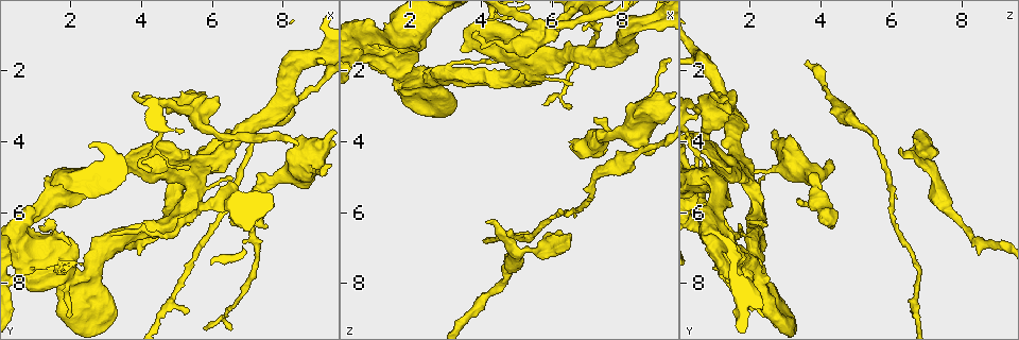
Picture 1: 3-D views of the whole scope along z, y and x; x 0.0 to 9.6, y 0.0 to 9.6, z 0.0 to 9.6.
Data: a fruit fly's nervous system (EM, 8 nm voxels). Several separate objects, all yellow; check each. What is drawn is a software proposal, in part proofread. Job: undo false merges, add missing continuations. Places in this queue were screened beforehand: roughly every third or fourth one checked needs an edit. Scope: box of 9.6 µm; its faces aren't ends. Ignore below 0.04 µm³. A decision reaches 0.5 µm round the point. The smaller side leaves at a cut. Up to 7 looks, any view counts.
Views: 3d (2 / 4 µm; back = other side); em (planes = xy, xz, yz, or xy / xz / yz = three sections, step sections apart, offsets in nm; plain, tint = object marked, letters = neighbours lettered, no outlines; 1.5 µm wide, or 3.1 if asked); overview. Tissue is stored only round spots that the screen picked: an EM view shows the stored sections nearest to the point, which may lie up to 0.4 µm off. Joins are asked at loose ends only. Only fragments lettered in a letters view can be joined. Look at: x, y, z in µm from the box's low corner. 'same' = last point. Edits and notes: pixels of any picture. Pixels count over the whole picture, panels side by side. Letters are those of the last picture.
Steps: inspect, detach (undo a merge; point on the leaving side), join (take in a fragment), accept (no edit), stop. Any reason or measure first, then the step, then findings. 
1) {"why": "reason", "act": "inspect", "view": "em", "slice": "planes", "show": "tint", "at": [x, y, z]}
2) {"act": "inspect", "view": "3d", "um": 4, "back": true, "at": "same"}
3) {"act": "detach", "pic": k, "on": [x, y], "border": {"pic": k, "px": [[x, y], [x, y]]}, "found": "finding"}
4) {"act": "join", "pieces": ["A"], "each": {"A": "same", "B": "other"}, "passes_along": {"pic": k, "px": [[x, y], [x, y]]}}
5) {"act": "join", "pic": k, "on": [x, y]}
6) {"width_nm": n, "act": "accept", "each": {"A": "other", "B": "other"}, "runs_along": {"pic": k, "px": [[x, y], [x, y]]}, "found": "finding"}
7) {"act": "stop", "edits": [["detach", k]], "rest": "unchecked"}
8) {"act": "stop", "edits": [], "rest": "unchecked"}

{"why": "free end", "act": "inspect", "view": "3d", "um": 2, "at": [7.50, 6.40, 4.25]}

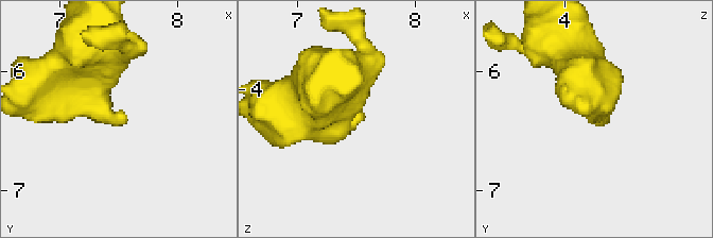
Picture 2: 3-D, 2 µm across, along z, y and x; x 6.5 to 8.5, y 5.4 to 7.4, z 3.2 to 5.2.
{"act": "inspect", "view": "em", "slice": "yz", "step": 8, "show": "tint", "at": [7.58, 6.40, 4.18]}

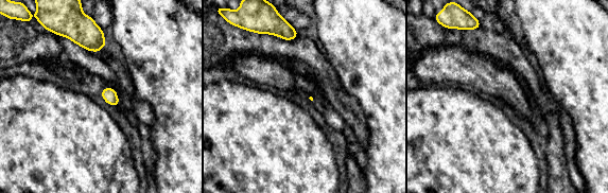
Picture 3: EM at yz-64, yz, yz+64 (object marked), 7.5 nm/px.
{"why": "another direction", "act": "inspect", "view": "em", "slice": "planes", "show": "letters", "at": "same"}

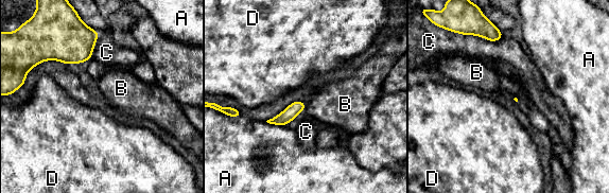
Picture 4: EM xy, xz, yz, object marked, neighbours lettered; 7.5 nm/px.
{"act": "accept", "each": {"A": "other", "B": "other", "C": "other", "D": "other"}, "border": {"pic": 4, "px": [[306, 104], [303, 109]]}, "found": "no lettered fragment goes on from it"}

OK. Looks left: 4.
{"why": "an open end", "act": "inspect", "view": "3d", "um": 4, "back": true, "at": [8.85, 4.55, 4.25]}

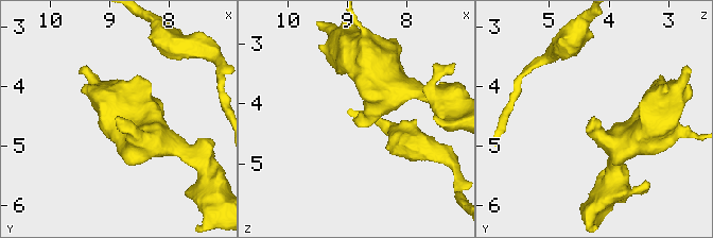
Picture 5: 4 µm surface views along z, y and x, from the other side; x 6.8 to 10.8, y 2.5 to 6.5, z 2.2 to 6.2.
{"act": "inspect", "view": "em", "slice": "xz", "step": 8, "show": "tint", "at": [8.90, 4.50, 4.30]}

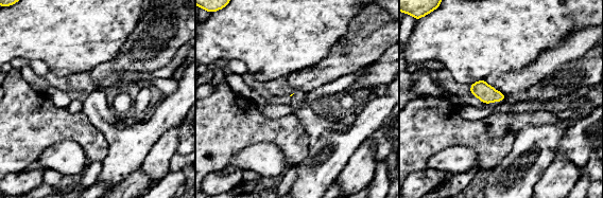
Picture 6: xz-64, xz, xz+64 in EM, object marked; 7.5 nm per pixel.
{"act": "inspect", "view": "em", "slice": "planes", "show": "letters", "at": "same"}

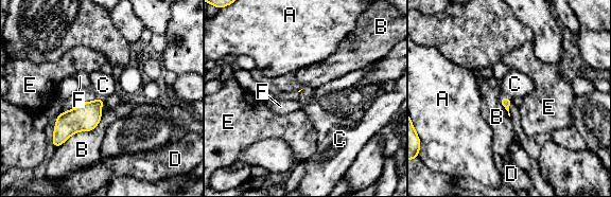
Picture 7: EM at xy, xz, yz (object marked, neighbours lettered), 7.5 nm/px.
{"act": "join", "pieces": ["C"], "each": {"A": "other", "B": "other", "C": "same", "D": "other", "E": "other", "F": "other"}, "passes_along": {"pic": 7, "px": [[505, 102], [505, 97], [515, 84]]}, "found": "the cell continues"}

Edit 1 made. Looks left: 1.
{"act": "stop", "edits": [["join", 7]], "rest": "unchecked"}

